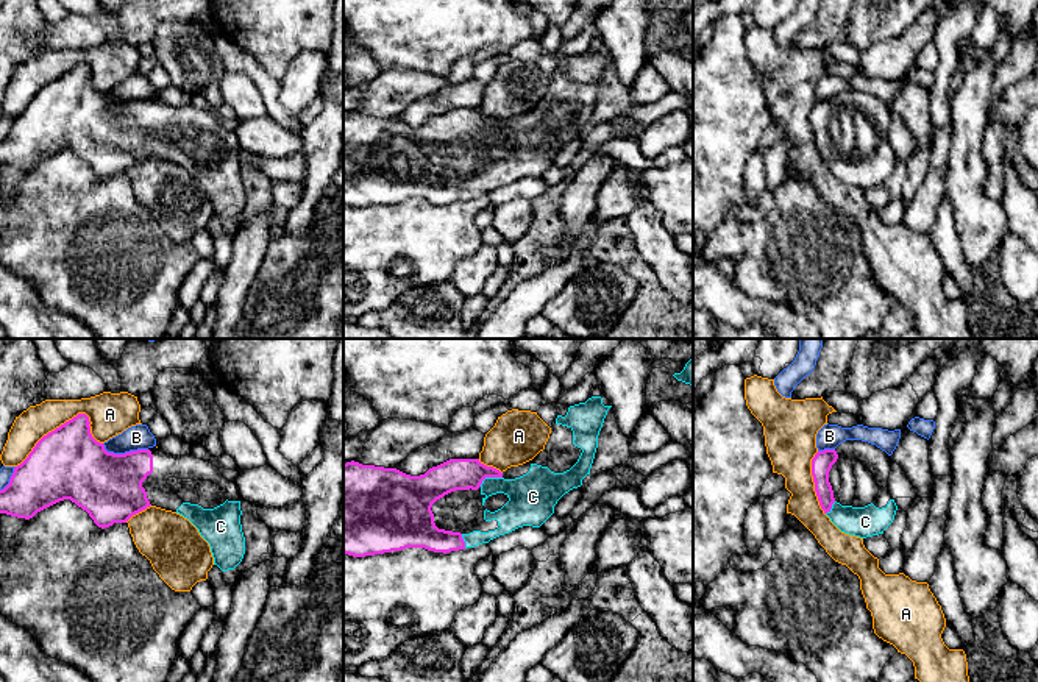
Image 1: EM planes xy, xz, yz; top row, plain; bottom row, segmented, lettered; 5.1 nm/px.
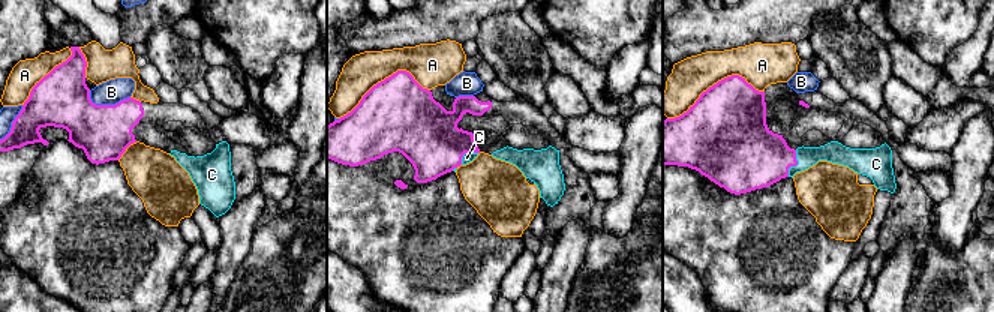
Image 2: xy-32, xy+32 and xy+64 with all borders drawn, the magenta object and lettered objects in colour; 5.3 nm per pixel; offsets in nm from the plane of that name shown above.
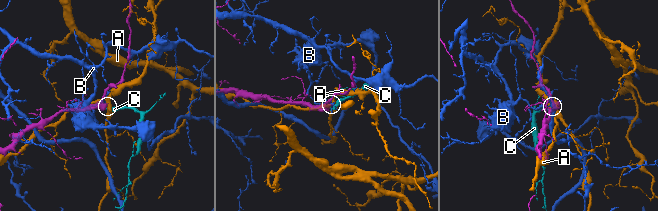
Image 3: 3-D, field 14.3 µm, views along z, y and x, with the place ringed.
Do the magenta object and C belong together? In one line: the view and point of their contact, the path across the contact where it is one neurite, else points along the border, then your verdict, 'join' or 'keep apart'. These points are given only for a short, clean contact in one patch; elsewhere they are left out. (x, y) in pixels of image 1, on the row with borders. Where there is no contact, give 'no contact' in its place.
meets magenta in xz at (489, 476); runs through xz (453, 475), (489, 476), (497, 484), (533, 497); join

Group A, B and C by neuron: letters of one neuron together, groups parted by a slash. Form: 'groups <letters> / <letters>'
groups A / B / C

